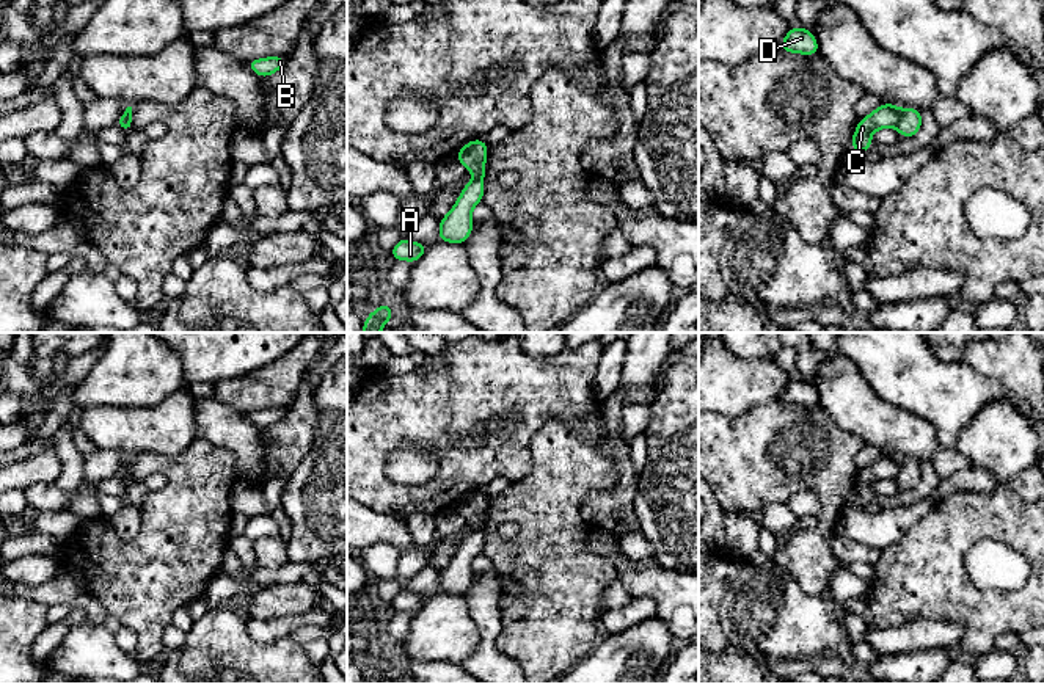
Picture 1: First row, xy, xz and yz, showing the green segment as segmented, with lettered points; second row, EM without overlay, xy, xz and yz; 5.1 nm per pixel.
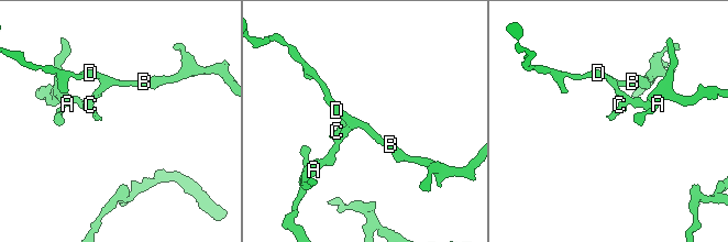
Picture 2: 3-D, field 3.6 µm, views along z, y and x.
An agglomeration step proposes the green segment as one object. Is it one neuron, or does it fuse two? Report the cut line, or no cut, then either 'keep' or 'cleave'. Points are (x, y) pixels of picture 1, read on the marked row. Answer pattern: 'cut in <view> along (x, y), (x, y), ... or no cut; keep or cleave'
cut in yz along (900, 110), (897, 127); cleave

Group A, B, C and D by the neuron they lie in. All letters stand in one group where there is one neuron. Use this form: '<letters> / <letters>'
A / B C D

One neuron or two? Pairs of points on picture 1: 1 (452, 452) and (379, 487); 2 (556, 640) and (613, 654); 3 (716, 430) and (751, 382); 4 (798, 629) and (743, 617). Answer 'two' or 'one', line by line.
1: one
2: two
3: two
4: one

